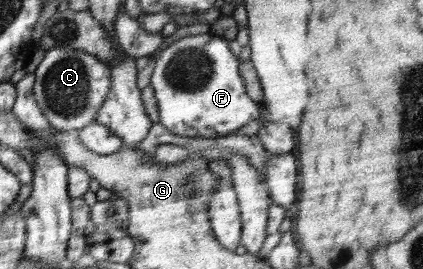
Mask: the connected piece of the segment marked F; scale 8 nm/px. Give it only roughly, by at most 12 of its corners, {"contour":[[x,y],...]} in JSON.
{"contour":[[207,32],[158,54],[159,123],[217,138],[257,120],[240,62]]}

